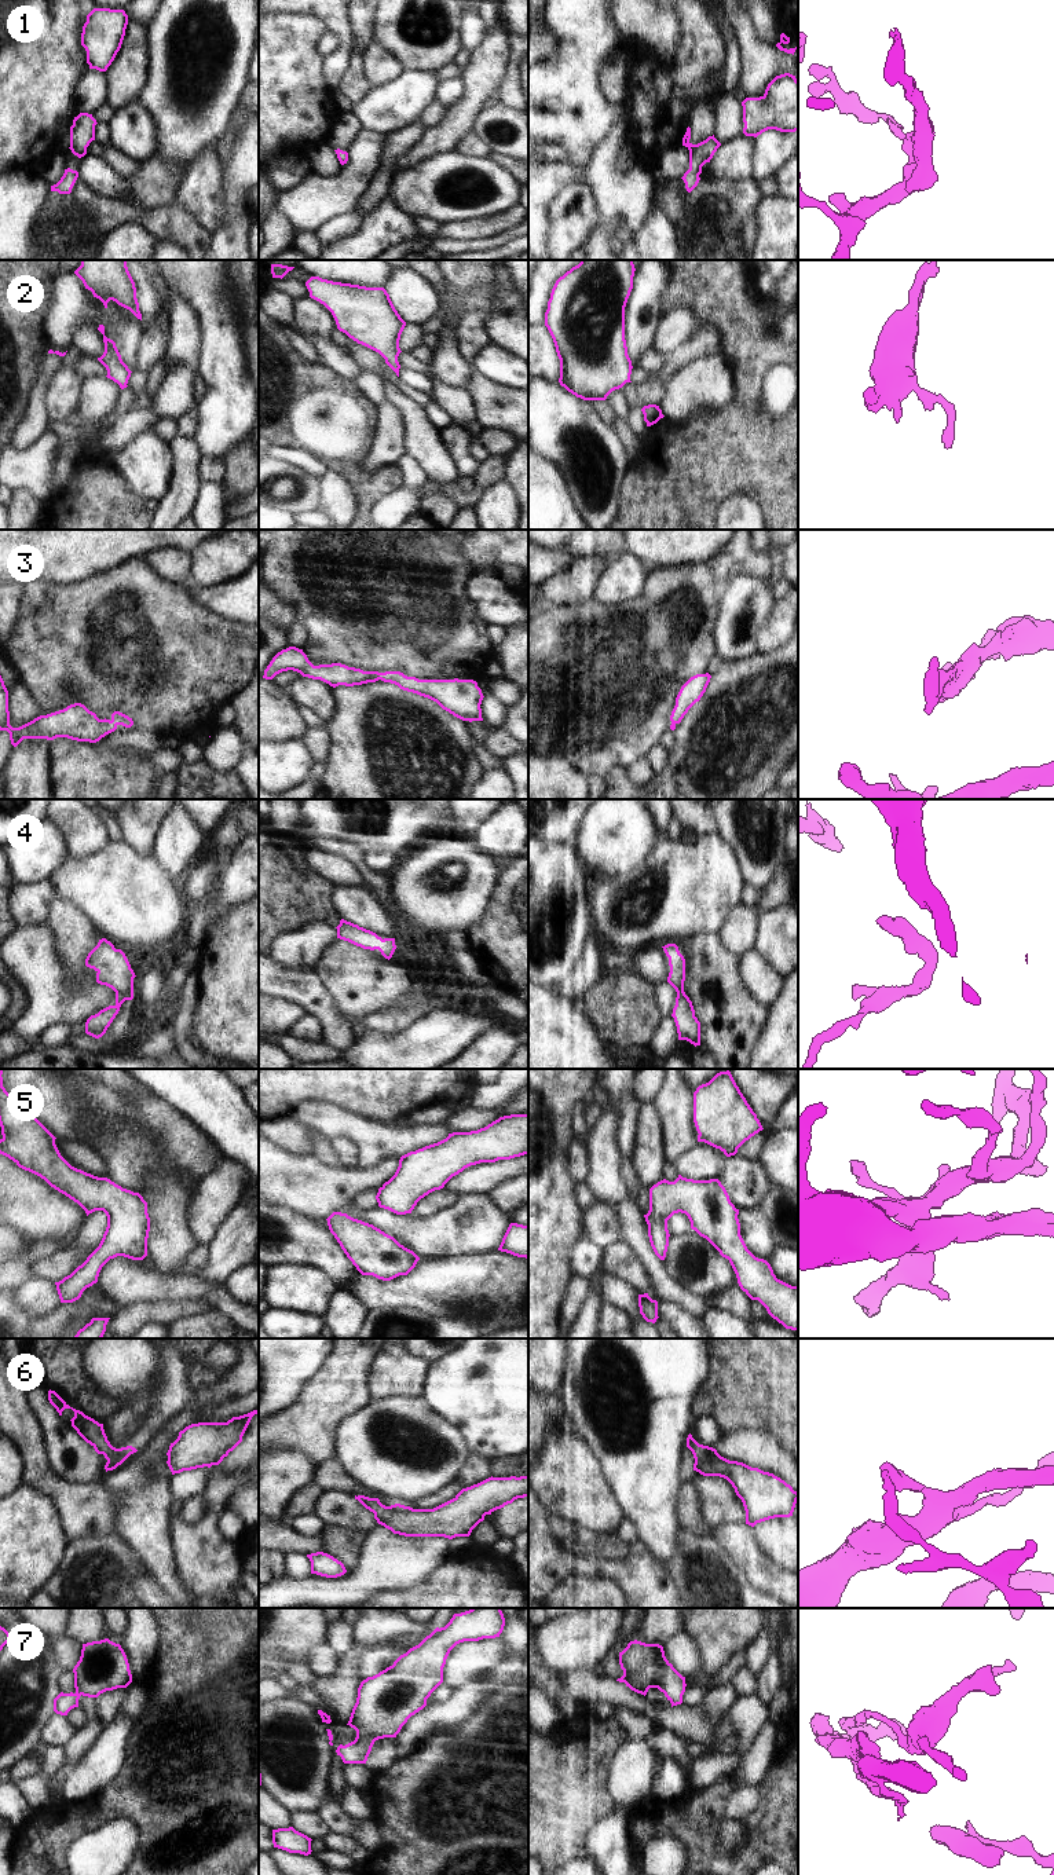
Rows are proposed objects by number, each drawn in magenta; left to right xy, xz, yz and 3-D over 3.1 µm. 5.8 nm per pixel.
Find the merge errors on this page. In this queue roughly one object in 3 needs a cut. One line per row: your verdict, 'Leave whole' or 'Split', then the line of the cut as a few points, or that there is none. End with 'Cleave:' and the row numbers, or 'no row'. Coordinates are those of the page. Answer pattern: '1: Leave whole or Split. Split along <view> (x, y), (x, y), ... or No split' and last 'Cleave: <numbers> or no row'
1: Leave whole. No split
2: Leave whole. No split
3: Leave whole. No split
4: Leave whole. No split
5: Leave whole. No split
6: Leave whole. No split
7: Leave whole. No split
Cleave: no row.

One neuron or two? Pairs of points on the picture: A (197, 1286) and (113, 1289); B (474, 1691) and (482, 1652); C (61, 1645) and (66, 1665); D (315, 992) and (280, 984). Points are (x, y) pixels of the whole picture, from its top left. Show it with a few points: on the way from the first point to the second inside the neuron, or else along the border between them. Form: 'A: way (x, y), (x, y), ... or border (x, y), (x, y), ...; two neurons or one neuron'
A: way (176, 1286), (134, 1286); one neuron
B: border (501, 1659), (479, 1677), (458, 1684), (454, 1688); two neurons
C: way (65, 1650), (66, 1661); one neuron
D: way (307, 992), (300, 987), (288, 985); one neuron

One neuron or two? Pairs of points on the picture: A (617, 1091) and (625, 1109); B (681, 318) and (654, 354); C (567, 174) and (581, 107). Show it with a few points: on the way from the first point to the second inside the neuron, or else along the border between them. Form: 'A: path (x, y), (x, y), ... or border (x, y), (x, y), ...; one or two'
A: border (630, 1090), (619, 1102), (618, 1127), (615, 1131); two
B: path (677, 326), (662, 345); one
C: border (597, 145), (585, 167), (575, 168), (567, 163); two

